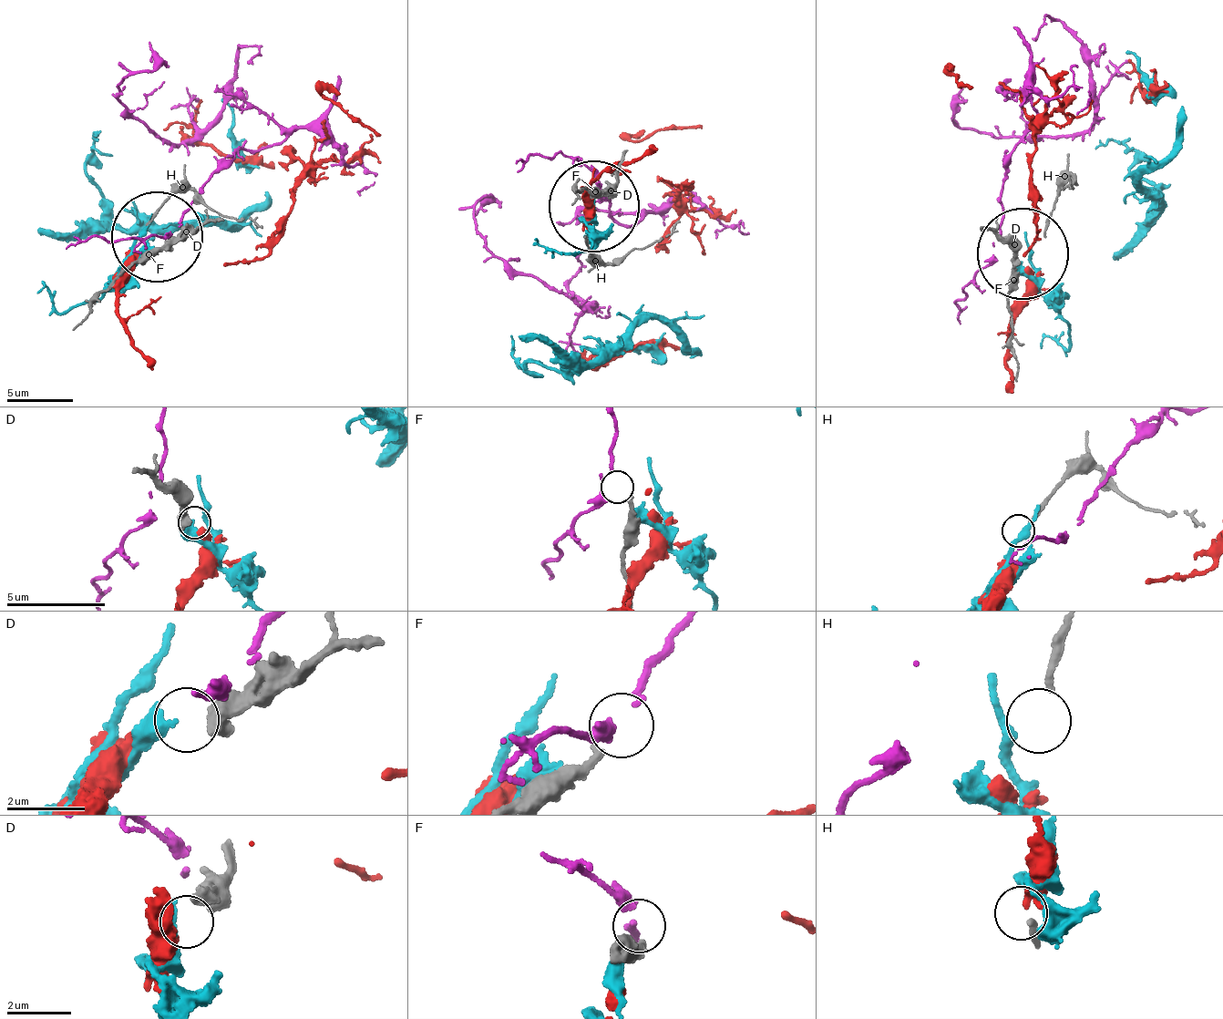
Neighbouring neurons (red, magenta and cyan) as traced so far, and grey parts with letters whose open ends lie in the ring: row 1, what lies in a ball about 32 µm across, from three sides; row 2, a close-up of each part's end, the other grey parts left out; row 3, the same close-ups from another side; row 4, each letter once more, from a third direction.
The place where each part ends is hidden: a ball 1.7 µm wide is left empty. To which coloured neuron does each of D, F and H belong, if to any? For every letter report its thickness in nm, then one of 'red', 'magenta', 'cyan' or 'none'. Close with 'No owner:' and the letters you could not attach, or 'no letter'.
D: 480 nm thick; red
F: 220 nm thick; magenta
H: 160 nm thick; none
No owner: H

